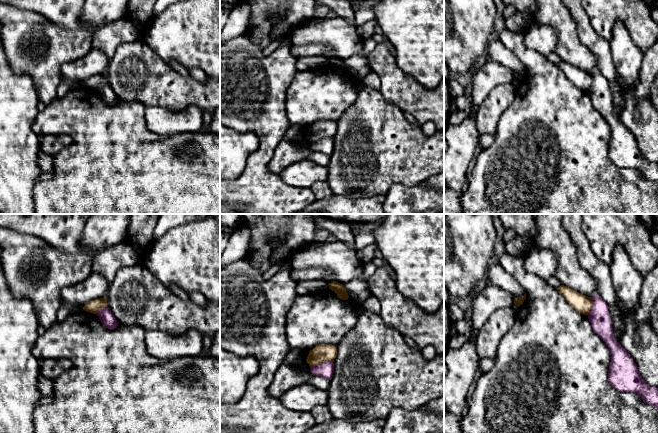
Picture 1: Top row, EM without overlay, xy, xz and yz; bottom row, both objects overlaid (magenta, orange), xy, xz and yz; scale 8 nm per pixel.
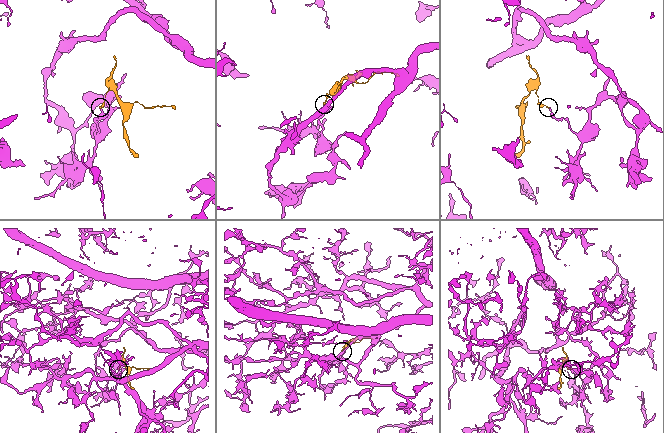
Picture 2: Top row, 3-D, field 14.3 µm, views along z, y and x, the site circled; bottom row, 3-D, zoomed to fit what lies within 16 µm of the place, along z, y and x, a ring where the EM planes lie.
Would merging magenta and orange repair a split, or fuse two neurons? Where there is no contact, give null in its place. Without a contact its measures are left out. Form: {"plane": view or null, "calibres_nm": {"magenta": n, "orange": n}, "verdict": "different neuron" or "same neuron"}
{"plane": "xz", "calibres_nm": {"magenta": 130, "orange": 140}, "verdict": "different neuron"}

